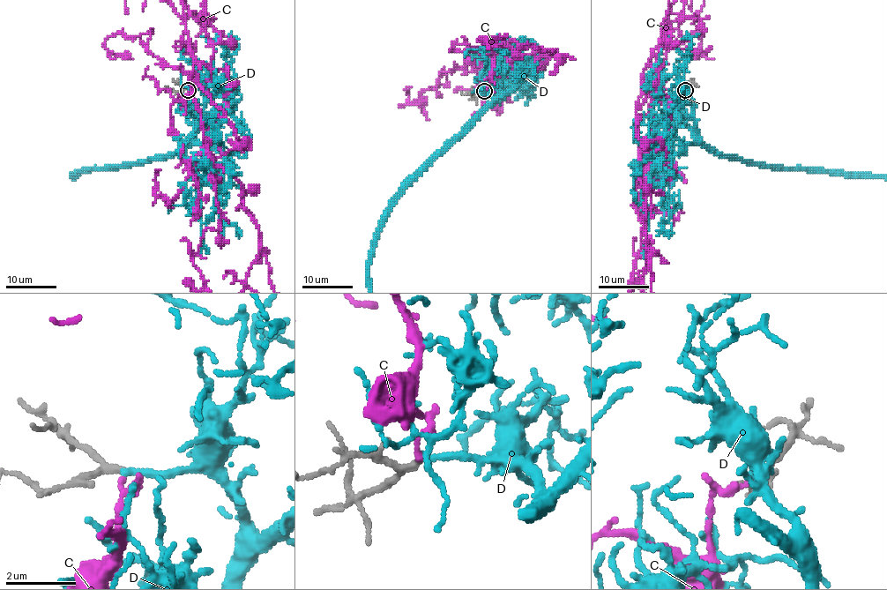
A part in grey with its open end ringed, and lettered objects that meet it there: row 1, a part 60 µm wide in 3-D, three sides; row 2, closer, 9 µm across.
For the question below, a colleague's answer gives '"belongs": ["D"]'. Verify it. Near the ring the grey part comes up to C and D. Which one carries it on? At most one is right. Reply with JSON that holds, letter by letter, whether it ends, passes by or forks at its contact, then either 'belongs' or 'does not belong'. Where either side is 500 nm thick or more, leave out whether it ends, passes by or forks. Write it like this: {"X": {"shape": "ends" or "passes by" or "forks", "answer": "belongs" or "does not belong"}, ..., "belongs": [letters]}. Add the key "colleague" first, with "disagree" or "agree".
{"colleague": "agree", "C": {"shape": "ends", "answer": "does not belong"}, "D": {"shape": "ends", "answer": "belongs"}, "belongs": ["D"]}

